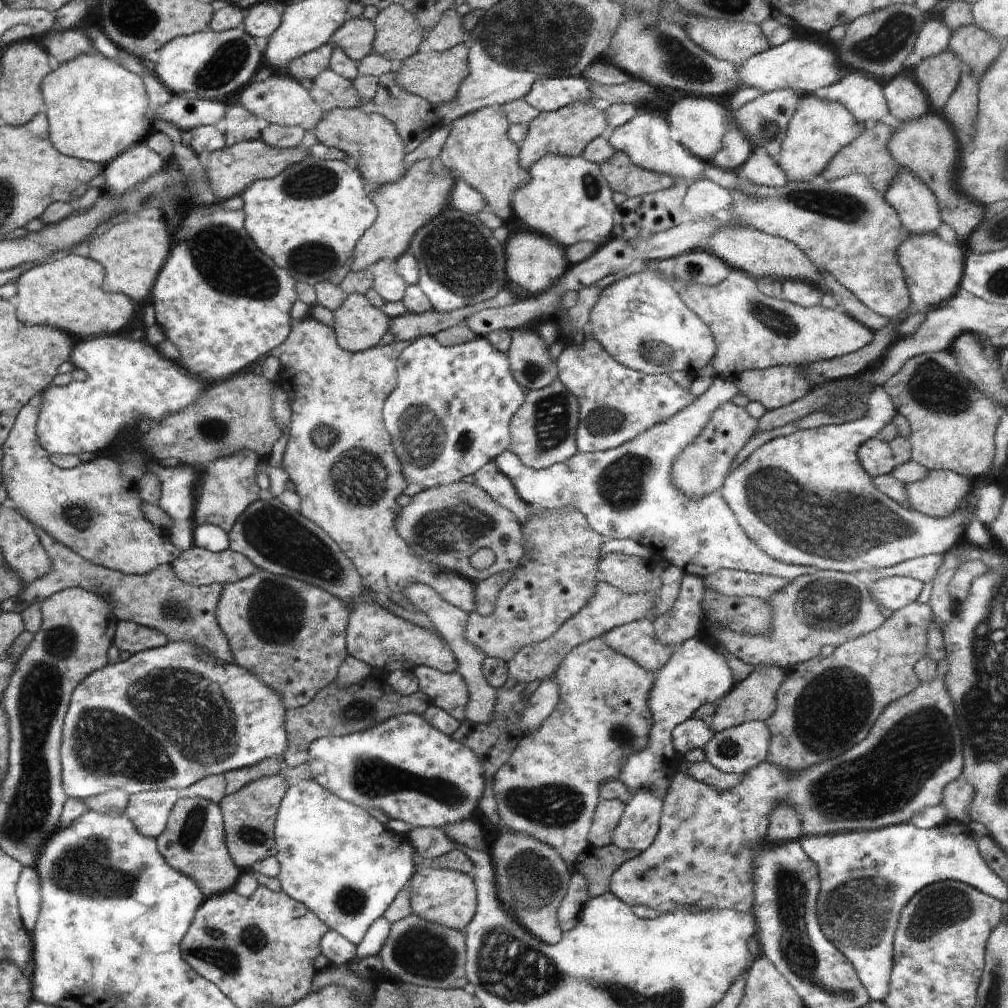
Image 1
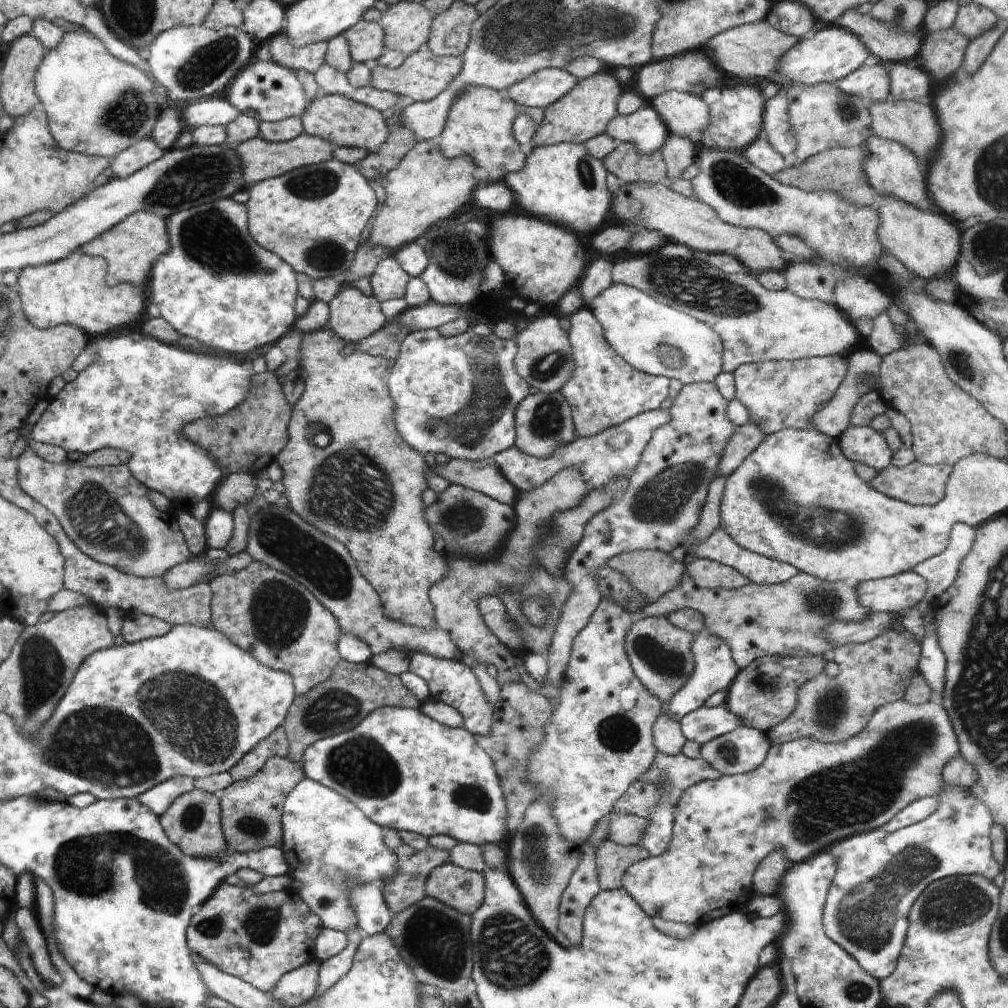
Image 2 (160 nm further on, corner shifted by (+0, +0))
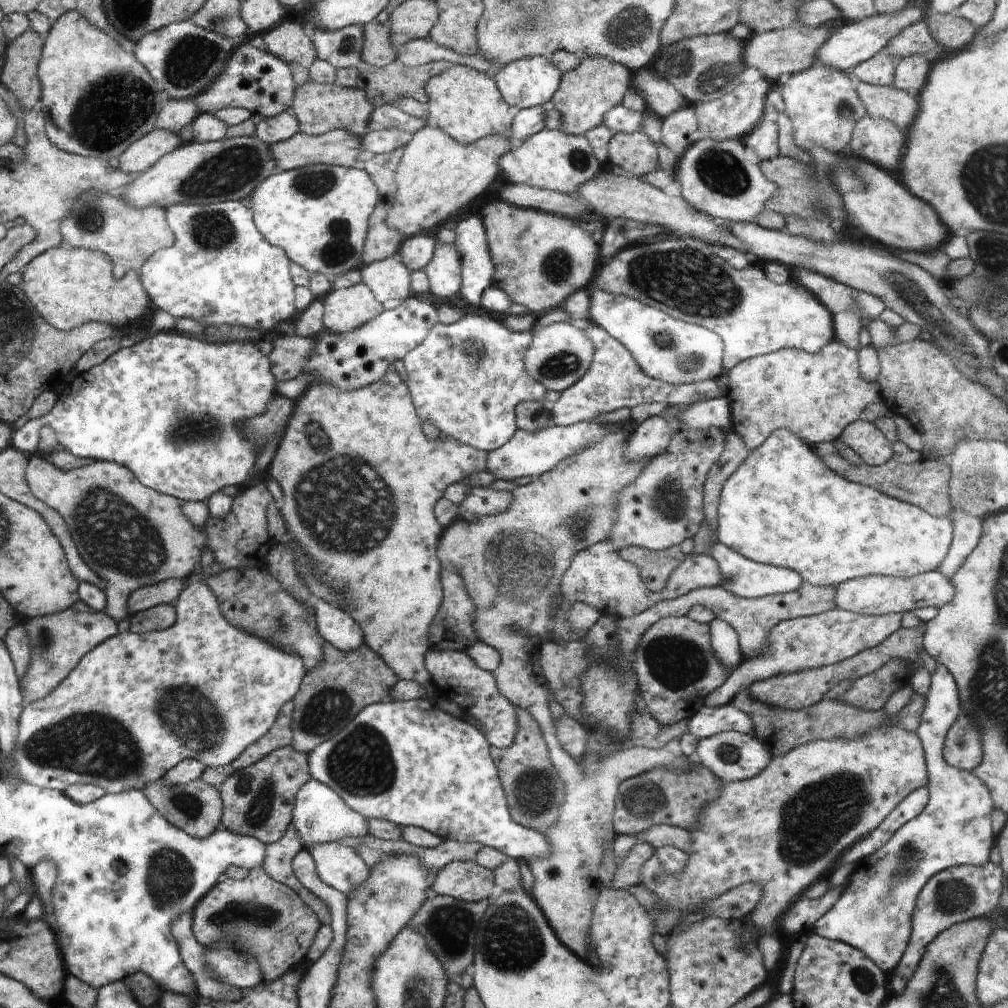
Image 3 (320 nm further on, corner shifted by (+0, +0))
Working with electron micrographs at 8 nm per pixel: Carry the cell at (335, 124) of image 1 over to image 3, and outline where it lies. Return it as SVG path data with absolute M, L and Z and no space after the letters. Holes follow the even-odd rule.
M312 79L295 88L293 100L289 112L297 118L299 132L307 135L321 135L334 129L344 129L361 138L368 134L368 124L376 108L366 93L356 86L348 88L335 82L331 85L320 84Z

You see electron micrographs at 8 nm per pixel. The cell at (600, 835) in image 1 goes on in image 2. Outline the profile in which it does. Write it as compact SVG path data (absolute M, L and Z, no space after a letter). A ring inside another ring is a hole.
M610 812L607 840L621 845L638 845L647 826L647 818Z

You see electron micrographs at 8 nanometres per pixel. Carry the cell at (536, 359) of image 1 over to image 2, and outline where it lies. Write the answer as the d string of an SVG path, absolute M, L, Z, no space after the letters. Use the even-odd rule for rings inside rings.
M548 315L533 319L526 329L516 334L516 342L516 370L533 391L544 391L545 393L559 391L561 386L566 384L566 381L572 376L575 360L569 333L562 329L558 317Z

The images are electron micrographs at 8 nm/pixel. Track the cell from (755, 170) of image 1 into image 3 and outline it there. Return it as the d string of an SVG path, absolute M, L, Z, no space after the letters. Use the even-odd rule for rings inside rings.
M762 118L743 140L755 150L758 160L766 160L779 154L777 132L774 118Z

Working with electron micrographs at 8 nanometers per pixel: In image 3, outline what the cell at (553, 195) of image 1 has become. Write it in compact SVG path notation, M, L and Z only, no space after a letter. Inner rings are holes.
M544 128L527 138L520 148L499 160L500 175L507 182L561 192L577 197L577 190L600 172L603 164L595 157L586 135L569 135L562 129Z

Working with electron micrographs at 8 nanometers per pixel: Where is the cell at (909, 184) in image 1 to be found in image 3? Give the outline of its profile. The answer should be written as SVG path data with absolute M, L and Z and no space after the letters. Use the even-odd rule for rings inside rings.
M866 113L853 128L844 155L858 155L897 176L904 142L904 134L894 123Z

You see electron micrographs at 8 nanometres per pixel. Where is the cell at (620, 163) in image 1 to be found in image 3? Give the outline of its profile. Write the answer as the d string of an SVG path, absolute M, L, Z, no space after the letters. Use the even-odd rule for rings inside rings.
M616 133L608 143L608 162L621 166L628 174L641 178L642 175L659 168L658 154L653 140L646 133Z

